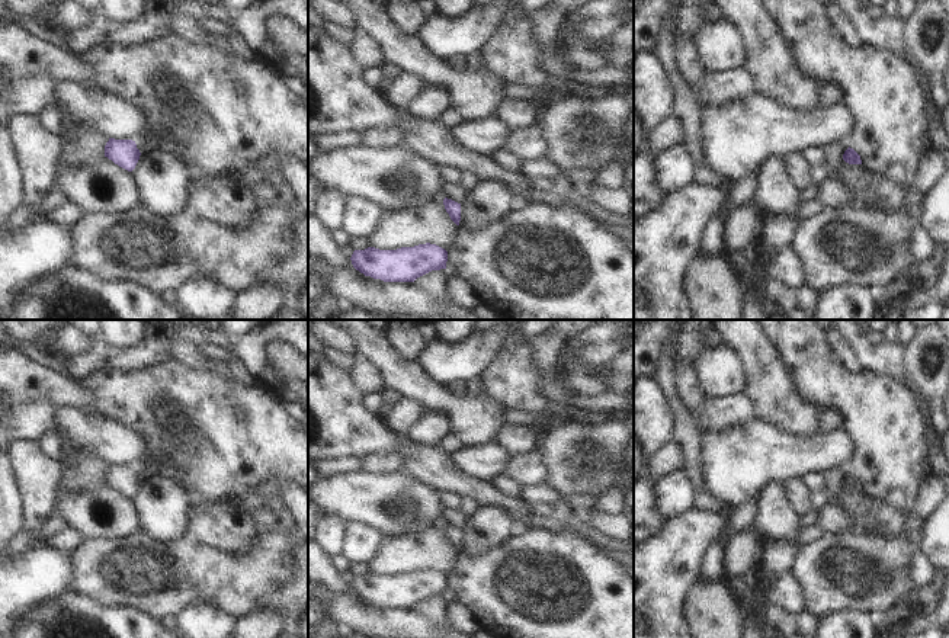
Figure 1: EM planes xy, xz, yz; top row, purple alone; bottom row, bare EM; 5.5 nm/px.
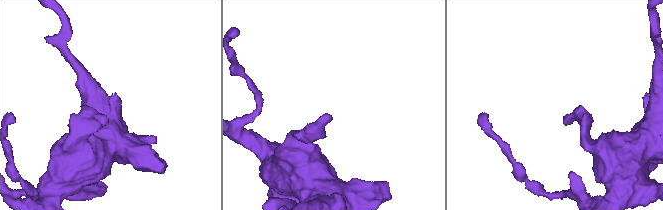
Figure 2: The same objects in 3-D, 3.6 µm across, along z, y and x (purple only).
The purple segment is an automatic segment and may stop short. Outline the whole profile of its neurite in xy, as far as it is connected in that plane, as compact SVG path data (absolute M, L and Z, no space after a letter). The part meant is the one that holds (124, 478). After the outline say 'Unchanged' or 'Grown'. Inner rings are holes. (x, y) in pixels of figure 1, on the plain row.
M109 464L105 471L105 482L112 485L119 493L132 497L140 485L140 475L132 465Z. Unchanged.

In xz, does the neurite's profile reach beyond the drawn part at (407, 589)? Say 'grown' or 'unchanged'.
unchanged

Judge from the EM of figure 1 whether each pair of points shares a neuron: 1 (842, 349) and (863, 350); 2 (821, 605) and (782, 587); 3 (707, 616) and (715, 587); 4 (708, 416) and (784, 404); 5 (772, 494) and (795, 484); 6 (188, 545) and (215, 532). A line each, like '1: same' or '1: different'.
1: different
2: different
3: same
4: different
5: different
6: different

